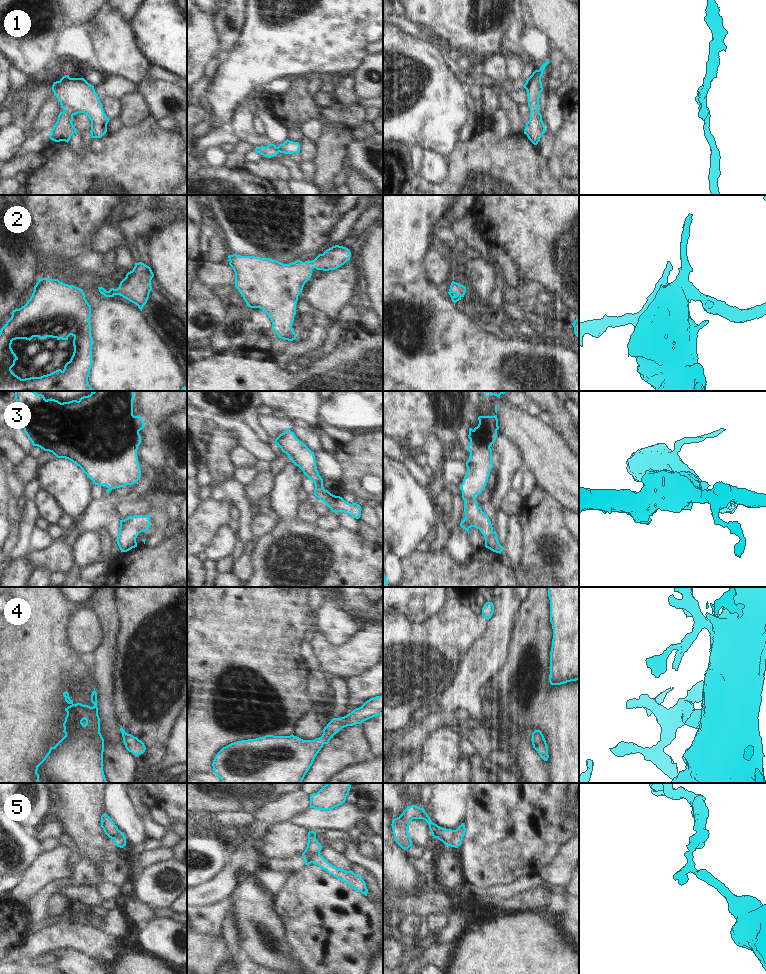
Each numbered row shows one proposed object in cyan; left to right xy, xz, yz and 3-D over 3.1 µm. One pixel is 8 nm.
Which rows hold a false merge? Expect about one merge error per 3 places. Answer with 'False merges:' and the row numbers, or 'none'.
False merges: 3, 5

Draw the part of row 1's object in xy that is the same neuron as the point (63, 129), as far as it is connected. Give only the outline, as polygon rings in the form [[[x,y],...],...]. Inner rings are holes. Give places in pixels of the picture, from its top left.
[[[63,76],[52,85],[52,91],[64,109],[58,115],[49,138],[55,142],[69,142],[71,136],[78,132],[72,121],[73,116],[84,113],[91,120],[91,138],[101,138],[107,132],[109,118],[103,111],[103,105],[95,92],[94,86],[84,78]]]

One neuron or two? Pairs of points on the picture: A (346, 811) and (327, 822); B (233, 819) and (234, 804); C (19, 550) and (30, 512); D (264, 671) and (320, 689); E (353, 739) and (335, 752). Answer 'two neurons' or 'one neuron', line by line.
A: one neuron
B: two neurons
C: one neuron
D: two neurons
E: one neuron

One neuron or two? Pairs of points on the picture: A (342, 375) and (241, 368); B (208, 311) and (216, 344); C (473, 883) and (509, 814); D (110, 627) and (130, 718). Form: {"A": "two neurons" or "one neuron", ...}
{"A": "one neuron", "B": "two neurons", "C": "one neuron", "D": "two neurons"}

